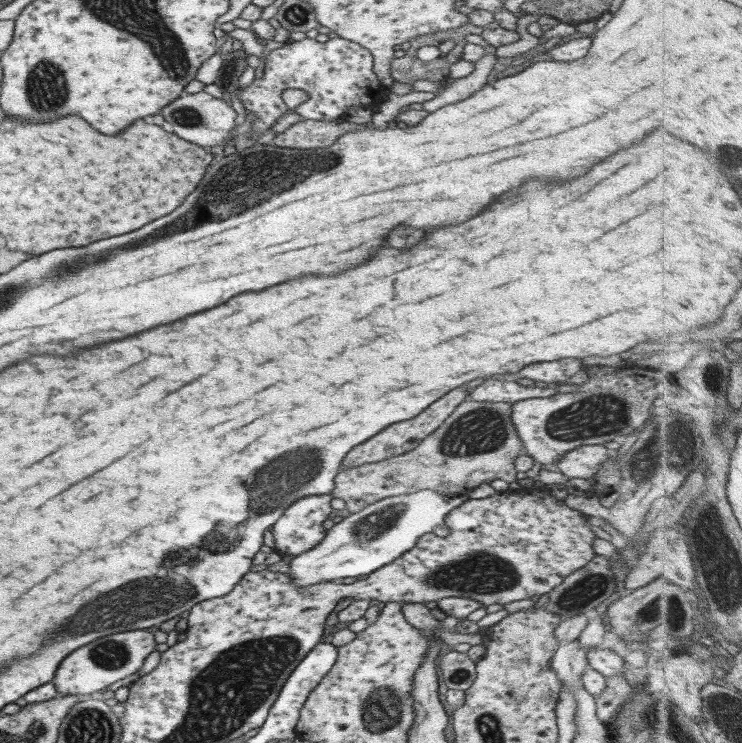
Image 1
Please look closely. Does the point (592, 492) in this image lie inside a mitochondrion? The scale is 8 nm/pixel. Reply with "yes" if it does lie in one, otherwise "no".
no

